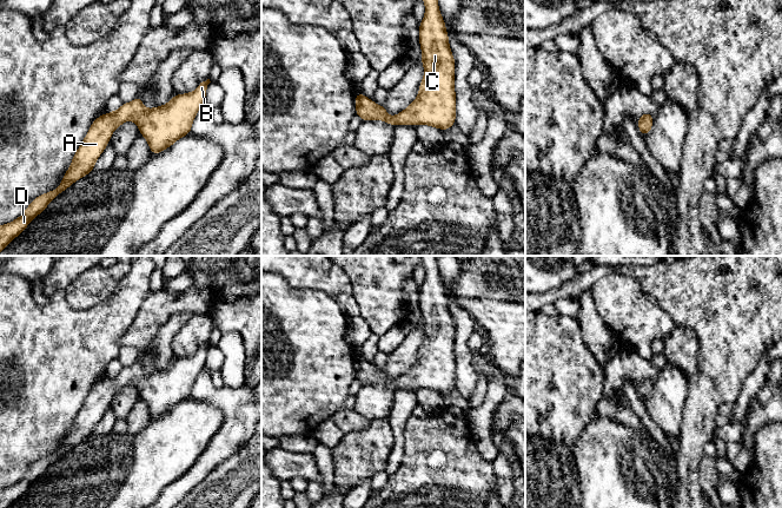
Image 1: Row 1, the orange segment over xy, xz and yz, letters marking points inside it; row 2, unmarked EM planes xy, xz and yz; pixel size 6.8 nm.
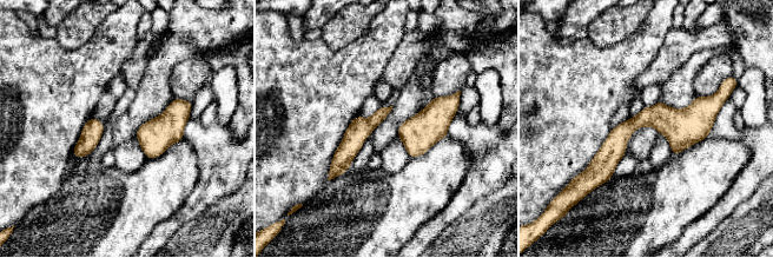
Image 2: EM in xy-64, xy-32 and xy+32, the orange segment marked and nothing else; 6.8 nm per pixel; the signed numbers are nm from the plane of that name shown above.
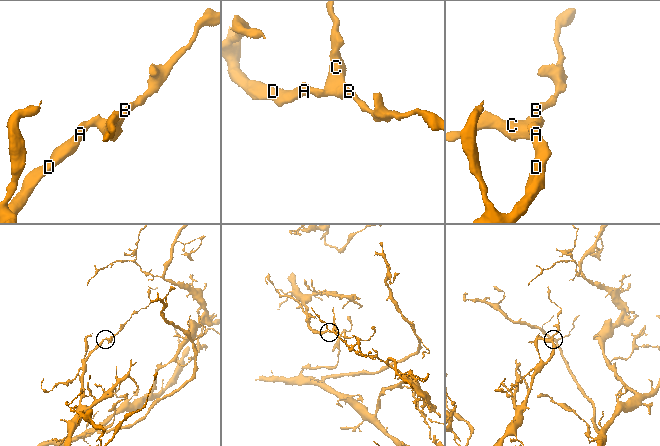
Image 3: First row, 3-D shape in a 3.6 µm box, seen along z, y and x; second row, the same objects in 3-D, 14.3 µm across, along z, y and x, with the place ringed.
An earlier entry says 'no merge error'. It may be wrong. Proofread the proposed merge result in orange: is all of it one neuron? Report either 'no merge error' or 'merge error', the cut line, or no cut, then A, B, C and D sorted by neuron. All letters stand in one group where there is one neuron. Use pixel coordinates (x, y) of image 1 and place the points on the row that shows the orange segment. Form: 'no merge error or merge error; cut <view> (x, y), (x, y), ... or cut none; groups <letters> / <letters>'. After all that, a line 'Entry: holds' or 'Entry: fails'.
no merge error; cut none; groups A B C D
Entry: holds

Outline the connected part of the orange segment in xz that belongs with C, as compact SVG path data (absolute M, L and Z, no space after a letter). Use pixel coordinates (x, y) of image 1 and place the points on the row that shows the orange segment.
M423 0L425 15L419 24L420 61L424 77L417 98L409 107L390 117L383 105L375 104L363 93L356 94L356 114L363 121L383 120L389 125L430 125L445 131L455 125L455 58L450 50L445 21L438 0Z

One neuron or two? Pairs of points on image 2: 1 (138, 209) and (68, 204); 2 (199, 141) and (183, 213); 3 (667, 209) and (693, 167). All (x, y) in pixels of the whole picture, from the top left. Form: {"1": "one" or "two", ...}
{"1": "one", "2": "one", "3": "one"}

